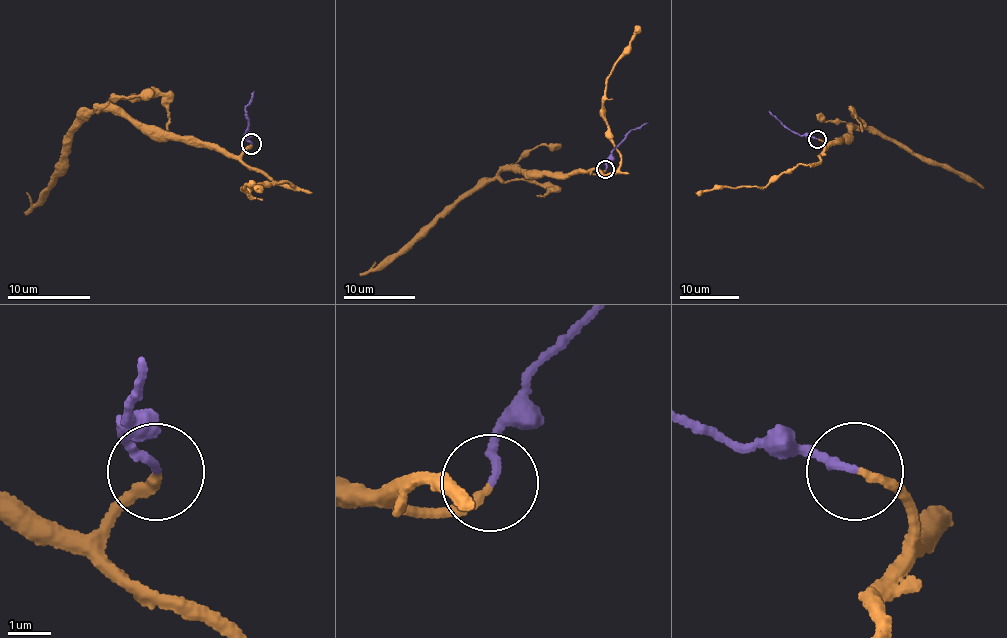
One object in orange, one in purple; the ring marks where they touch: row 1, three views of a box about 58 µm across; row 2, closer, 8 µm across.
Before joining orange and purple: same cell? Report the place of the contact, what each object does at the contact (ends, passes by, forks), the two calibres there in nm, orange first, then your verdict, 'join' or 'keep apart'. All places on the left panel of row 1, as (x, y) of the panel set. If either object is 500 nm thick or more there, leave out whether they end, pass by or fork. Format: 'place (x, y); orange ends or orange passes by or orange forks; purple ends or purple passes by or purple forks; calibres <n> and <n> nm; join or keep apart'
place (251, 144); orange ends; purple ends; calibres 160 and 190 nm; join

